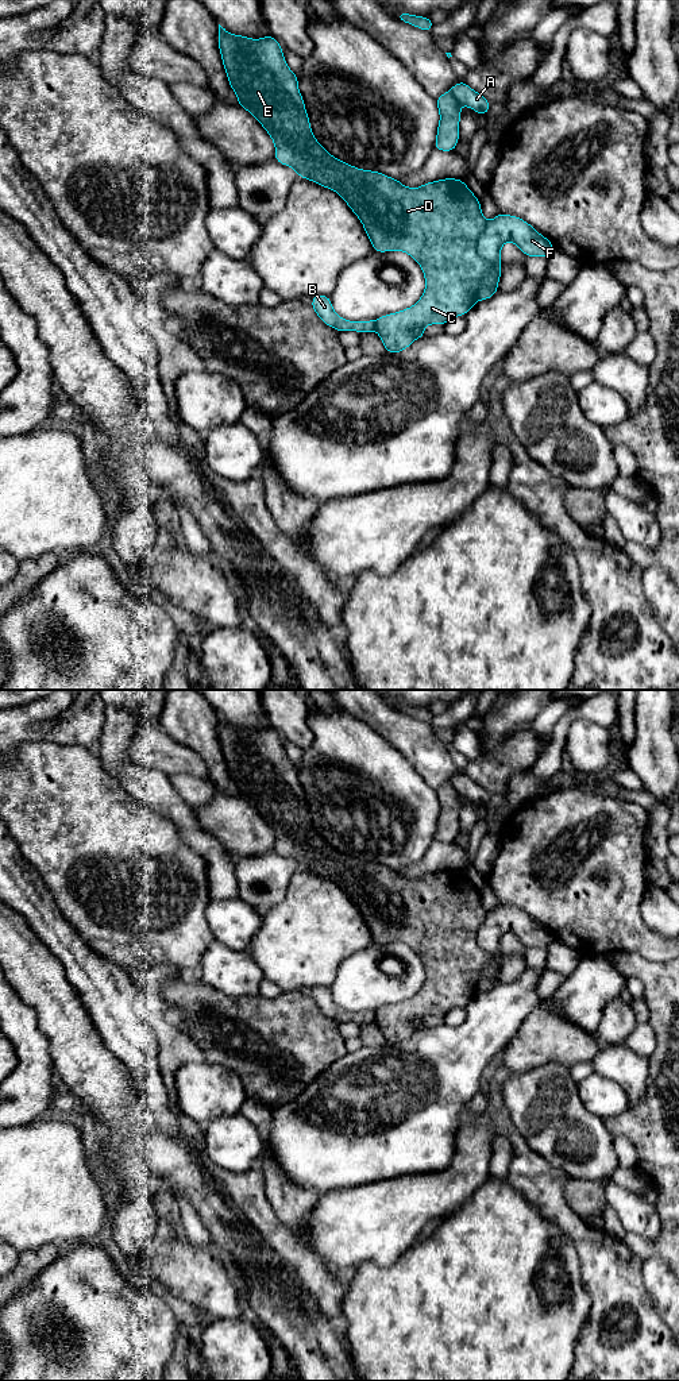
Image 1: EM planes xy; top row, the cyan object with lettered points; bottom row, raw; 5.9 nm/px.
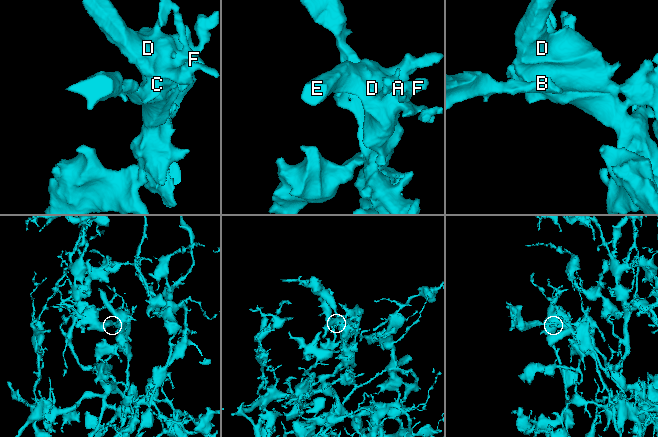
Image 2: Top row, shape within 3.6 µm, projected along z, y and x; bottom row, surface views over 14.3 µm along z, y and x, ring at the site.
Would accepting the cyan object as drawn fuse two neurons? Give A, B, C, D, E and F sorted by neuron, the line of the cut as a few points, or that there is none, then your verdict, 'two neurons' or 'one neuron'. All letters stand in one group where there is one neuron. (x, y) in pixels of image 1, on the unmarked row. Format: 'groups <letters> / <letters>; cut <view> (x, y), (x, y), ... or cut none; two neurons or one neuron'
groups A B F / C D E; cut xy (487, 913), (478, 944), (492, 963), (481, 973), (477, 991); two neurons

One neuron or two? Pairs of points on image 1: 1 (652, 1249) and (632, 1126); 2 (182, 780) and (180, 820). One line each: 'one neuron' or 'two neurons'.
1: one neuron
2: two neurons

